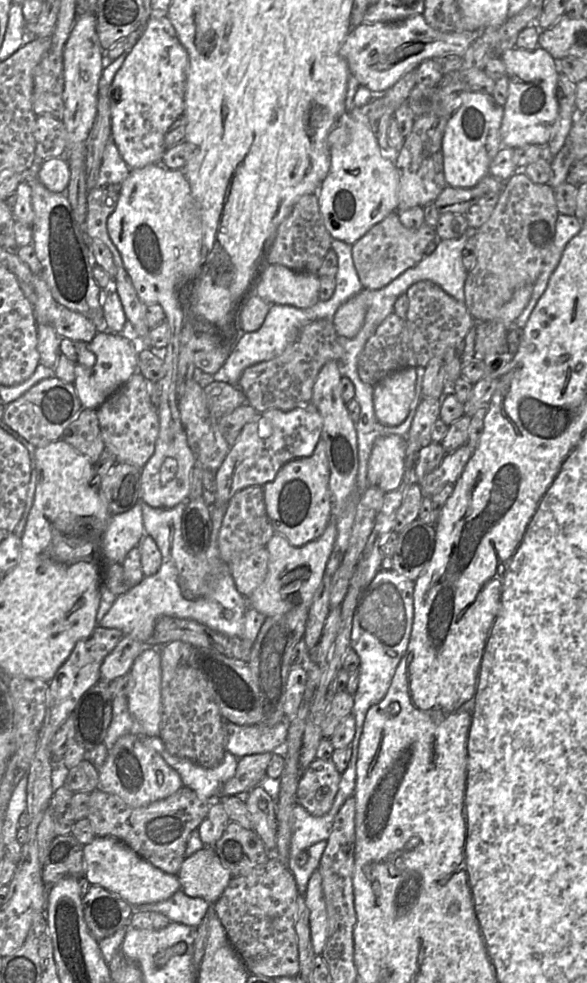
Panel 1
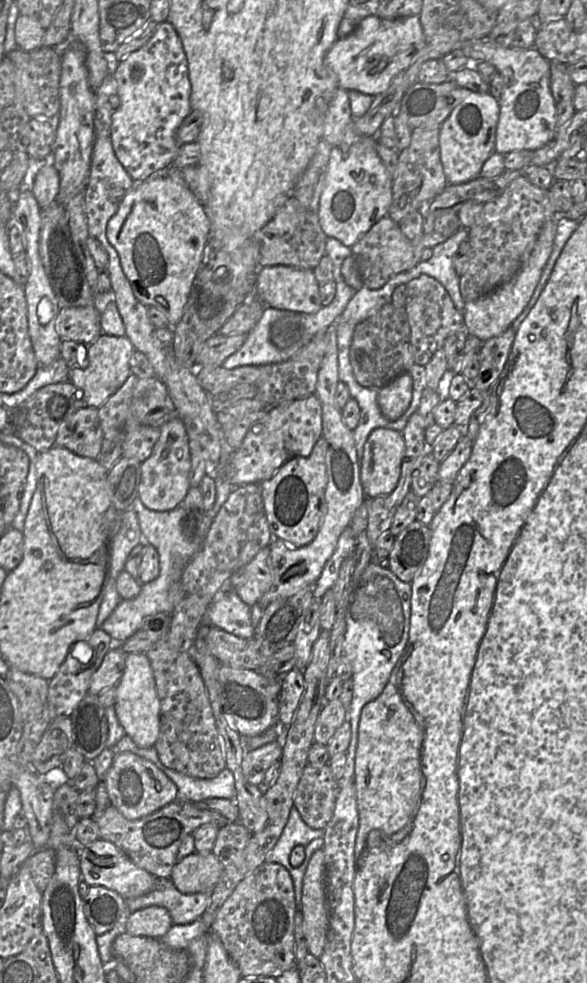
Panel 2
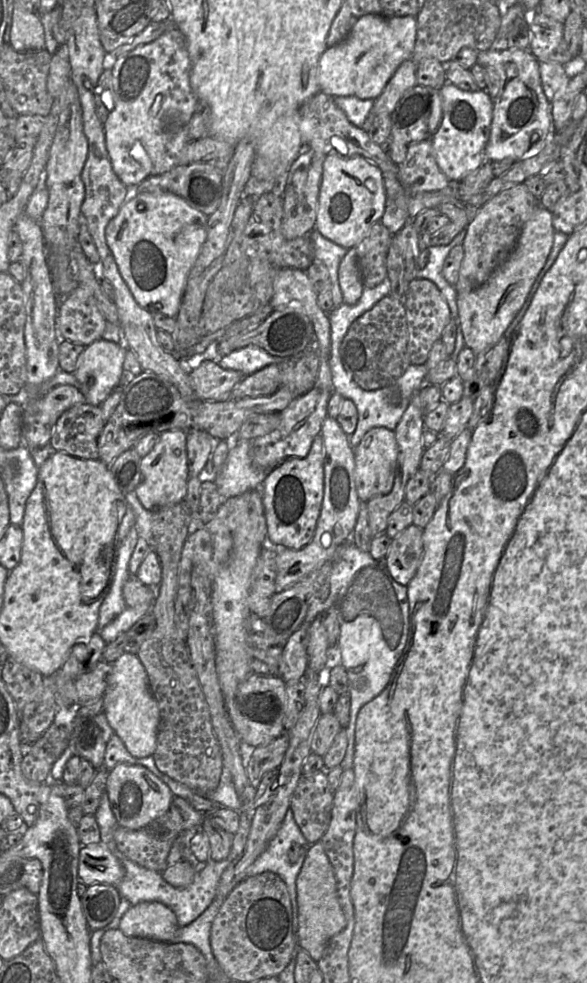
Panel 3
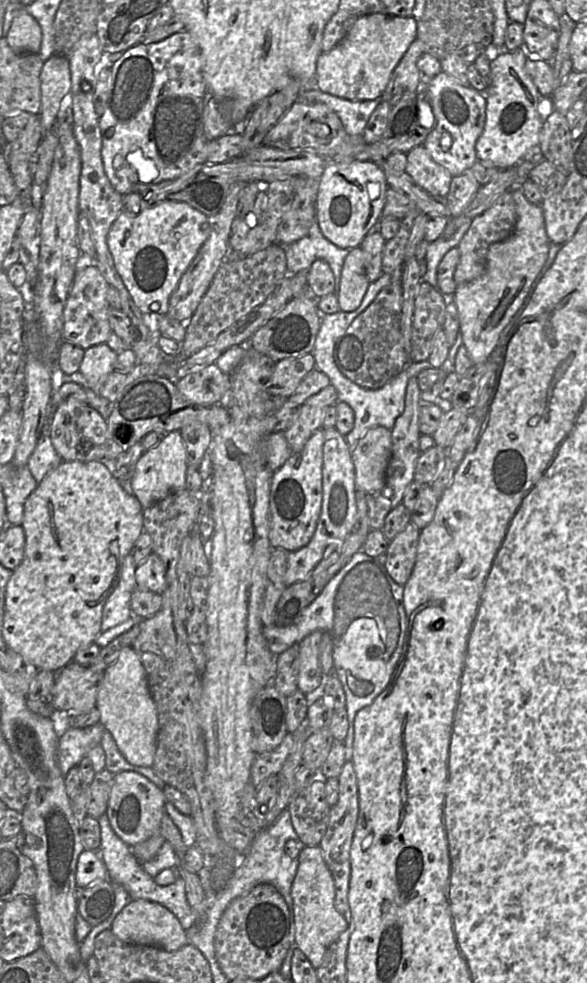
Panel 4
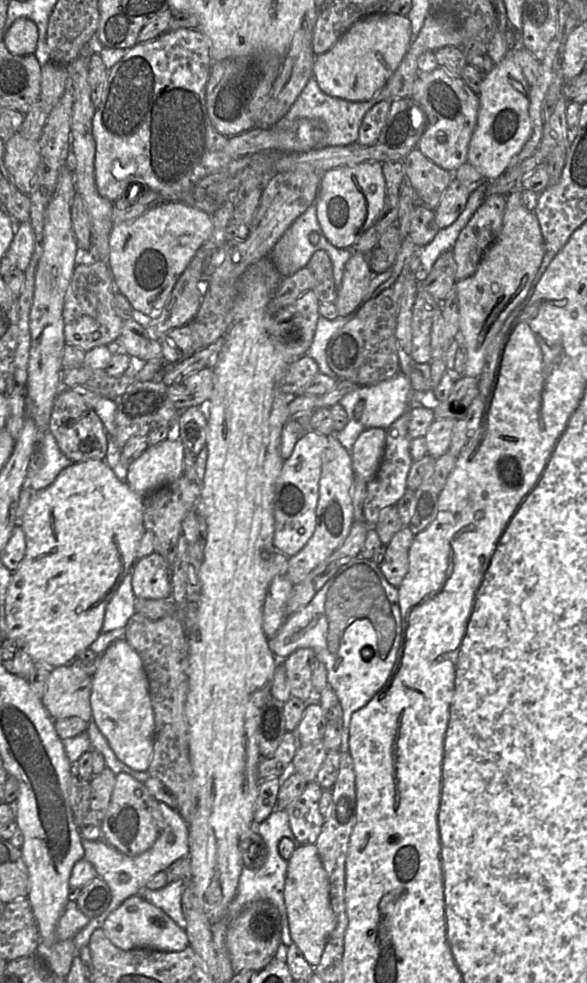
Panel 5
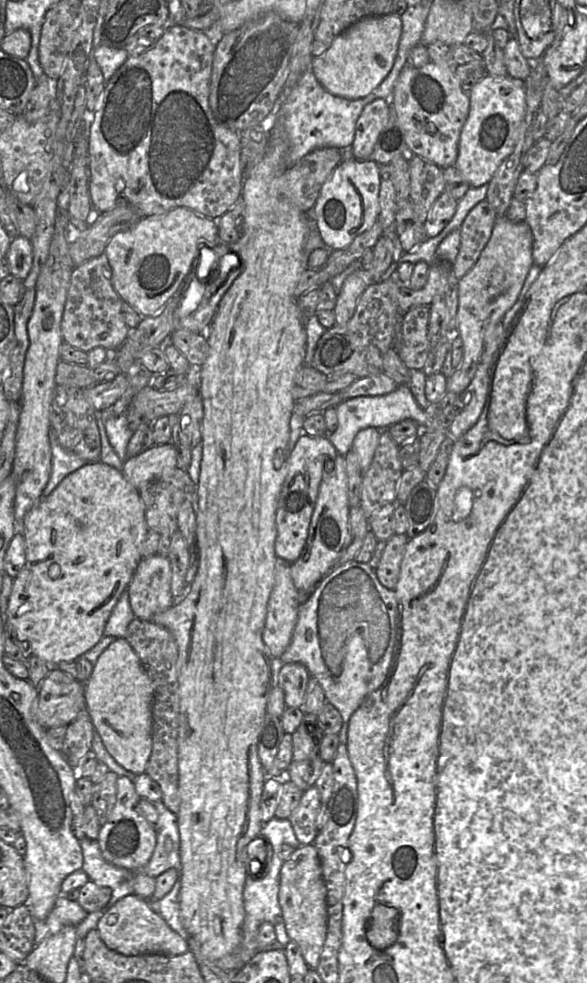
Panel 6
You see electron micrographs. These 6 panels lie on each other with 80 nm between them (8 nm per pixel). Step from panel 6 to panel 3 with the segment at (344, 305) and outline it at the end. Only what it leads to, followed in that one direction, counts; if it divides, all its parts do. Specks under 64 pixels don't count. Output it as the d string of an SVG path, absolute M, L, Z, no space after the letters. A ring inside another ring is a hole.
M355 248L349 249L342 259L338 270L338 278L343 304L355 305L365 288Z

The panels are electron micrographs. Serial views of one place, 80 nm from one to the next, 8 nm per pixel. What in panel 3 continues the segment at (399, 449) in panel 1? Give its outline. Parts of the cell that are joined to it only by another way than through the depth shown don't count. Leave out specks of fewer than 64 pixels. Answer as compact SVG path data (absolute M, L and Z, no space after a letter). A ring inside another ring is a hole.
M370 429L354 448L354 457L357 493L362 502L392 490L398 458L394 431Z

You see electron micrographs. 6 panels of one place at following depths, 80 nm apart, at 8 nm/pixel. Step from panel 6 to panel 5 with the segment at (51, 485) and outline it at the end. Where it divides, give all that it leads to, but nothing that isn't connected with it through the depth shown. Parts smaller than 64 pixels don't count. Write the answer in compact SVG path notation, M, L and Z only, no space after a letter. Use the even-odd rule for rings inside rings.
M49 431L41 439L39 450L44 456L44 465L36 474L27 475L25 485L39 492L51 485L59 473L72 464L59 449L56 440Z

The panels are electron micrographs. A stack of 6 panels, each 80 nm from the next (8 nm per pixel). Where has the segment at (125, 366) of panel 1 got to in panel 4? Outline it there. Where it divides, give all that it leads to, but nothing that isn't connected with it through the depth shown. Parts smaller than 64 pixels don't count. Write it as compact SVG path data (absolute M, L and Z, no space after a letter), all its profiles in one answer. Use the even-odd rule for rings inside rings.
M106 343L94 345L84 351L79 373L87 380L89 387L99 394L103 379L115 370L118 353Z

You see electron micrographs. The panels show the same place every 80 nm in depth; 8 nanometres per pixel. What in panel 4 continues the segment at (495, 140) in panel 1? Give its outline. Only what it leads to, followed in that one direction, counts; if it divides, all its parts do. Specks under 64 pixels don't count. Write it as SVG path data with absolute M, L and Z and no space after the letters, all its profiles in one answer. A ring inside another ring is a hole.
M444 71L418 91L421 90L429 100L435 117L434 127L427 135L423 146L431 158L453 177L462 175L478 161L475 145L485 125L486 96L471 86L459 84Z

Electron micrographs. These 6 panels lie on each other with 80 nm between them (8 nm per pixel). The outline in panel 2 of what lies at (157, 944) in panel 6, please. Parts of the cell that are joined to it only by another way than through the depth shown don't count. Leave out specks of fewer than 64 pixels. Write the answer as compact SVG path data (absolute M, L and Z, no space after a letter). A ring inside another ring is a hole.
M148 906L130 913L126 932L133 936L161 938L172 925L172 918L166 908Z

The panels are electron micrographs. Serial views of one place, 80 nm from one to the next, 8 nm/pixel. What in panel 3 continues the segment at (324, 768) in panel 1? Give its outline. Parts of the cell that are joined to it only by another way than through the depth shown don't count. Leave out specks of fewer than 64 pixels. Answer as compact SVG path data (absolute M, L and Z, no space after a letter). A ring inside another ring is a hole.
M326 770L300 777L289 808L308 844L319 842L327 831L334 793Z

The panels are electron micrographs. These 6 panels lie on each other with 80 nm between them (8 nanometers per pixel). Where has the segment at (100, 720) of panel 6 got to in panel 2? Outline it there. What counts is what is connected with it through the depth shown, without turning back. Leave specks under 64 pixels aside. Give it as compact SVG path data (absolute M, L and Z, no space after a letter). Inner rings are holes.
M129 653L124 674L117 684L115 711L119 723L137 746L155 747L160 732L161 703L157 694L155 677L146 653Z

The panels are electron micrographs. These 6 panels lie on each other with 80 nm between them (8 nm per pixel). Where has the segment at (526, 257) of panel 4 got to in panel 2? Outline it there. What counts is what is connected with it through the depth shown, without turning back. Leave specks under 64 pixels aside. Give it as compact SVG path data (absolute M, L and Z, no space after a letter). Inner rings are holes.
M553 215L543 225L531 254L515 276L491 293L477 300L465 303L463 311L464 328L468 335L484 342L511 328L514 320L529 303L543 268L551 254L557 229L557 221L555 215Z

